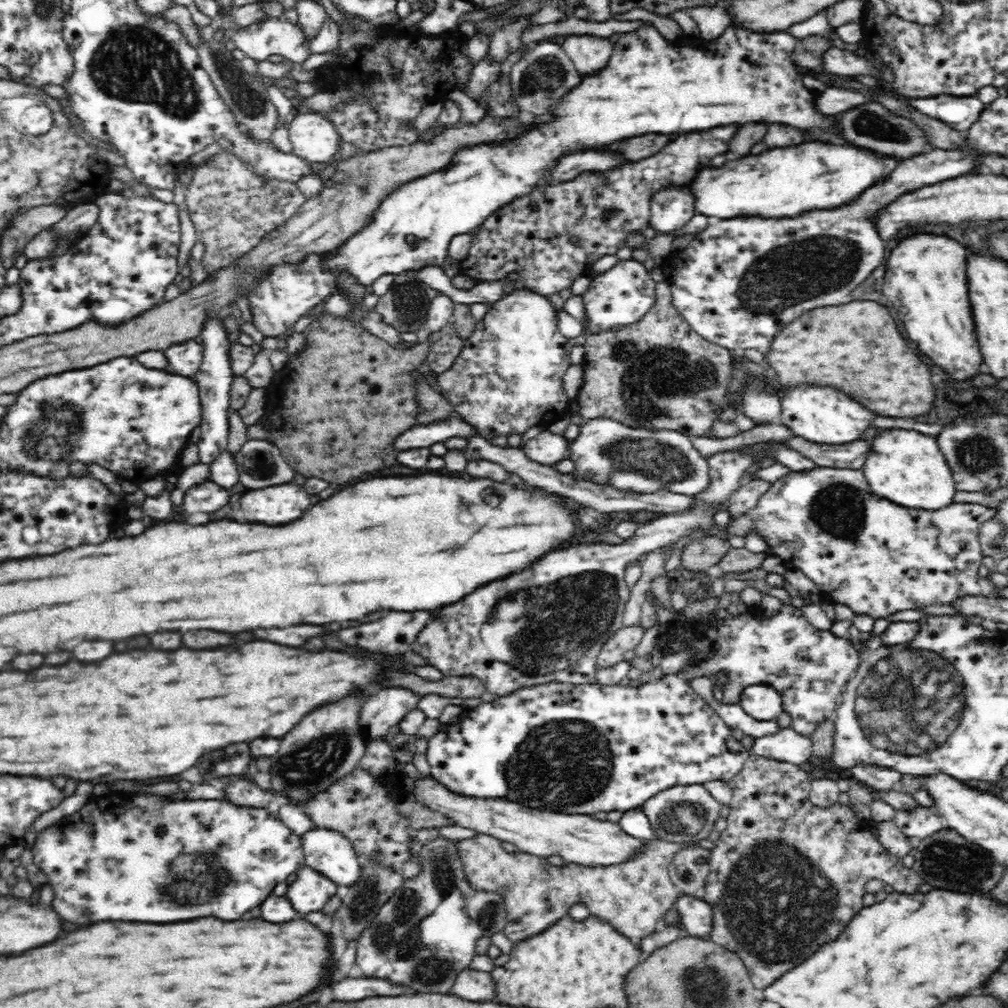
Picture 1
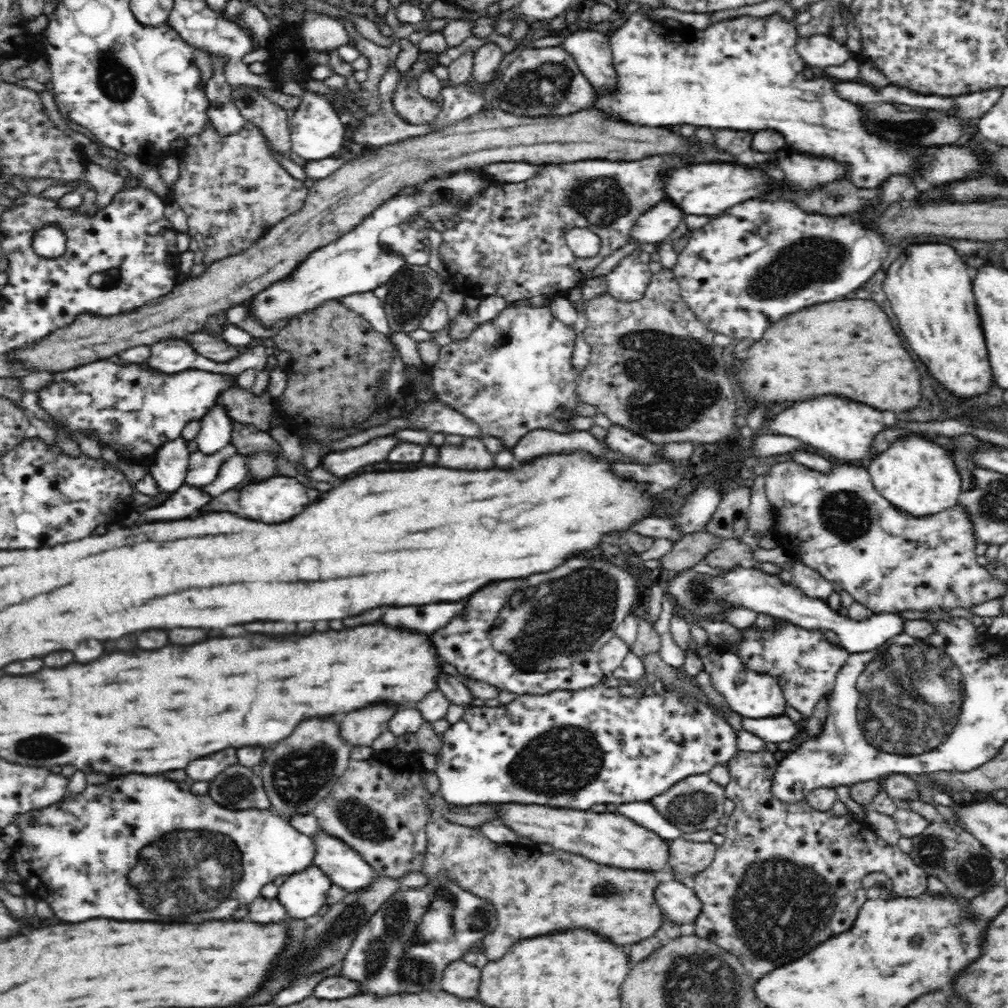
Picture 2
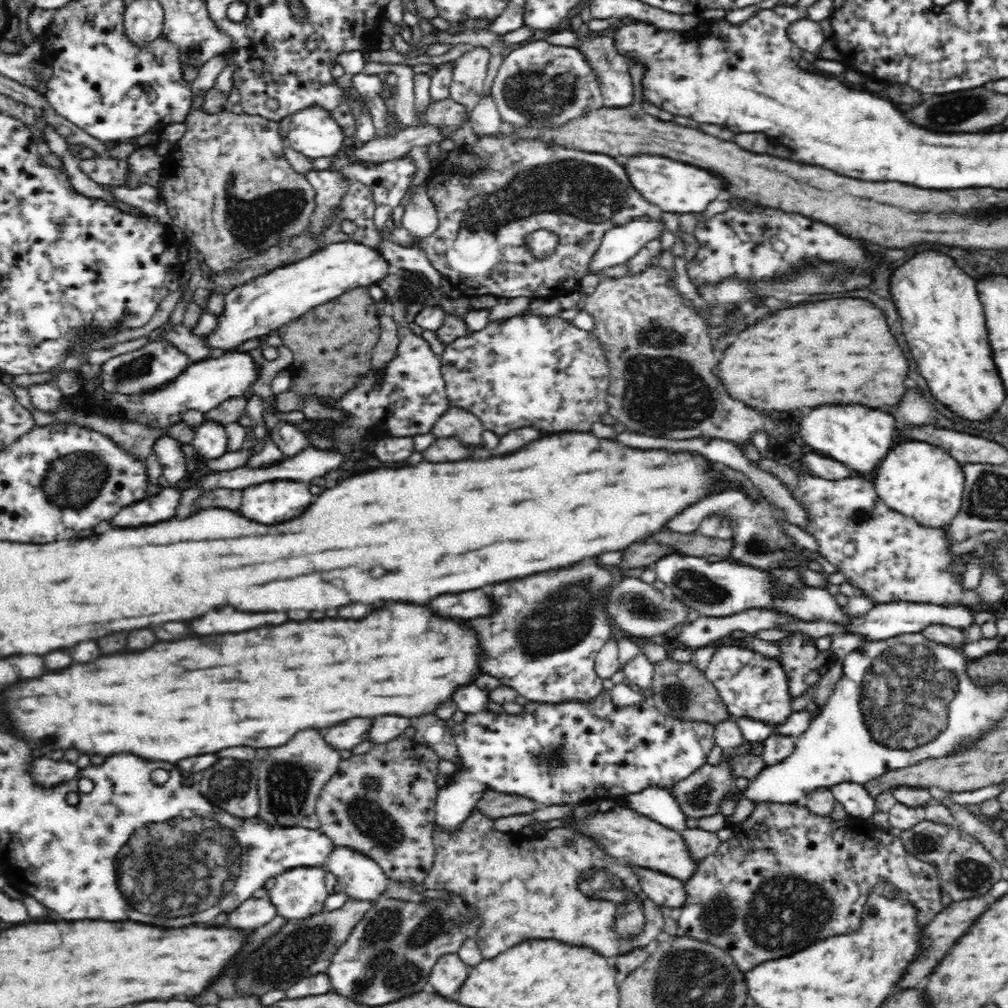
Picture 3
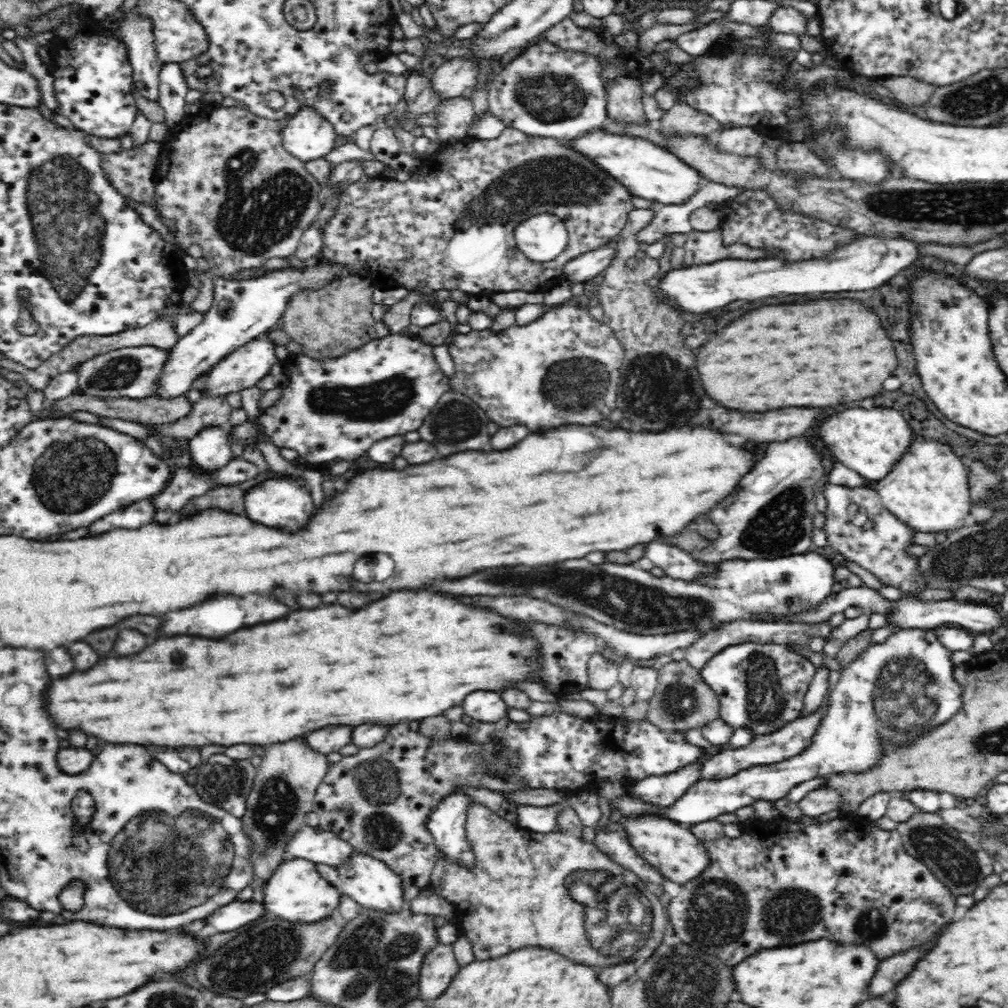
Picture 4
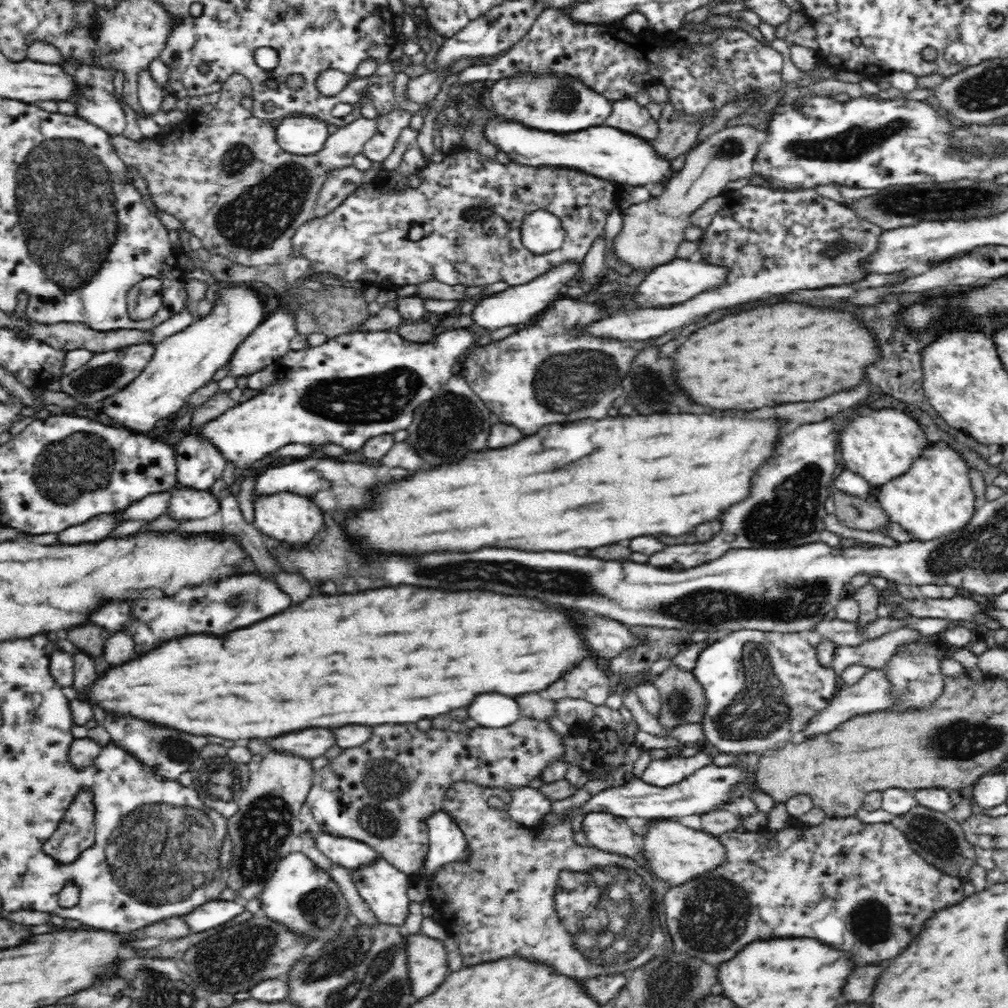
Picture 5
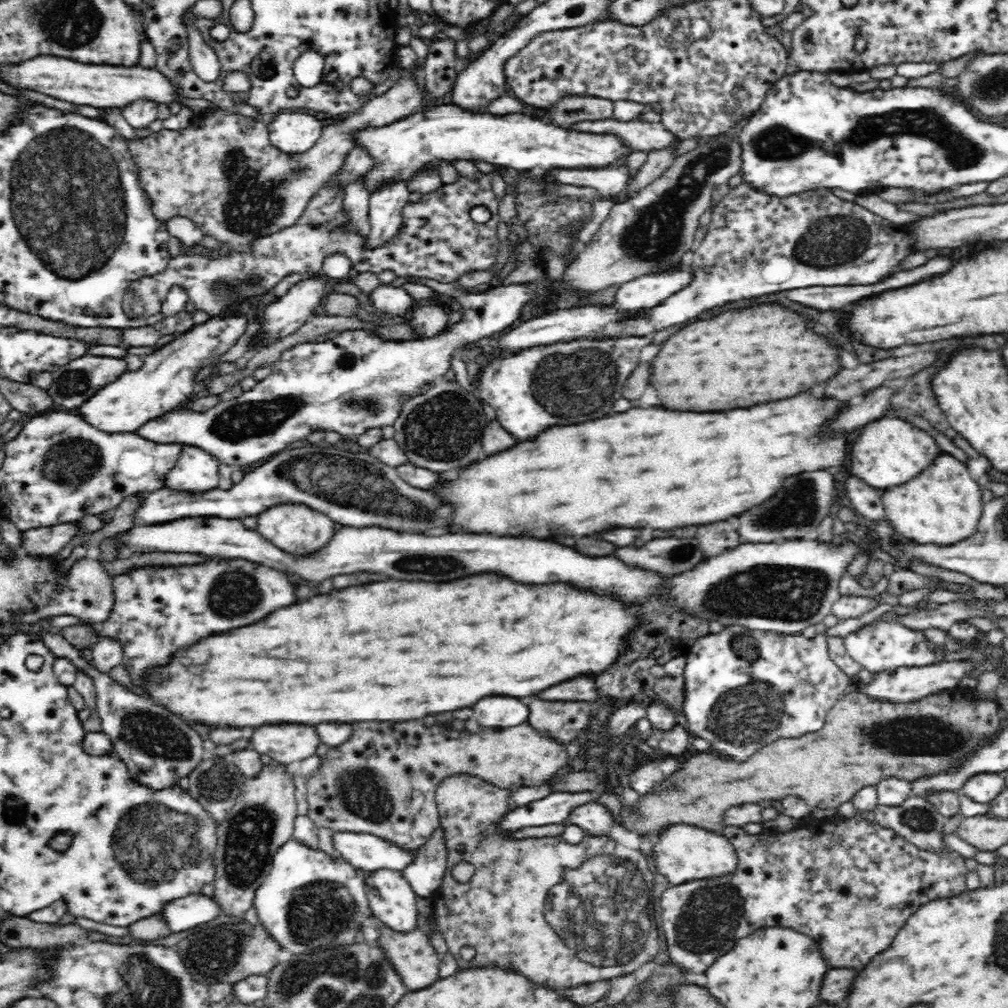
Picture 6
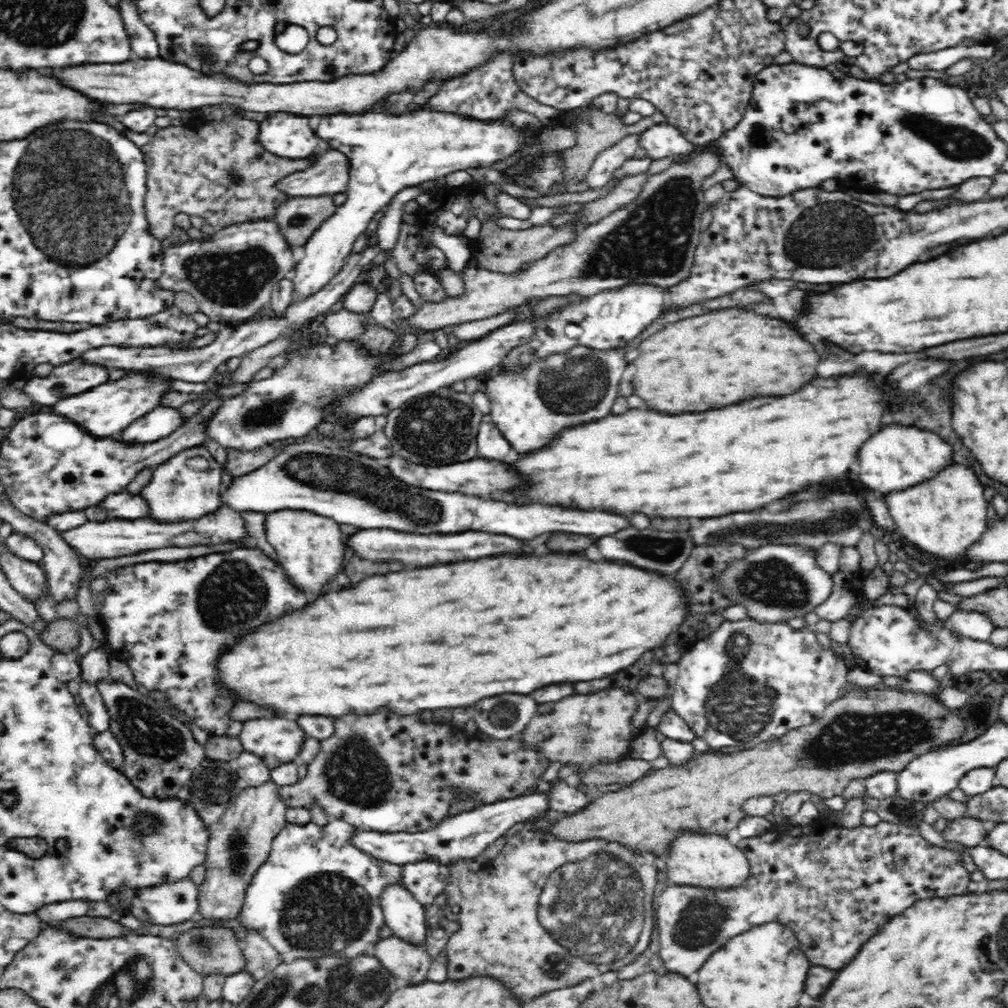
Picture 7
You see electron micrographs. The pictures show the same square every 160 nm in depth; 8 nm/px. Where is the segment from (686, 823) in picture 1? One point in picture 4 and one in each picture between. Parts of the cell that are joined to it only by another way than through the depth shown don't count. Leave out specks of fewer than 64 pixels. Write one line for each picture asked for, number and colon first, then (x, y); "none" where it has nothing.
2: (695, 803)
3: (698, 794)
4: (796, 736)

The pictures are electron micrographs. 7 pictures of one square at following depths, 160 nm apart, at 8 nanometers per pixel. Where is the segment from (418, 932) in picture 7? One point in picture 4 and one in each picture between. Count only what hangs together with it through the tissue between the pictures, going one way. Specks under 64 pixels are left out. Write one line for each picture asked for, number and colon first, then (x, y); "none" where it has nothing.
4: (369, 881)
5: (385, 888)
6: (393, 902)

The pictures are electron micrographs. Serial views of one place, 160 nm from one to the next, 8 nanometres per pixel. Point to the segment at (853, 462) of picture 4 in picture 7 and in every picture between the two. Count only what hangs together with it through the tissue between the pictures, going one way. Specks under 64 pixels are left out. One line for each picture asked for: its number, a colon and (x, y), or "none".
5: (881, 446)
6: (888, 452)
7: (896, 459)

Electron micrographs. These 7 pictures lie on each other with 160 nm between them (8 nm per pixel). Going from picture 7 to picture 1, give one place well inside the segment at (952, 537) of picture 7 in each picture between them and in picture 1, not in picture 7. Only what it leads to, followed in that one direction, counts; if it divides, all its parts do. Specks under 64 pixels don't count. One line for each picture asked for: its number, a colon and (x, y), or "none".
1: (908, 468)
2: (916, 476)
3: (920, 480)
4: (930, 491)
5: (935, 498)
6: (944, 506)

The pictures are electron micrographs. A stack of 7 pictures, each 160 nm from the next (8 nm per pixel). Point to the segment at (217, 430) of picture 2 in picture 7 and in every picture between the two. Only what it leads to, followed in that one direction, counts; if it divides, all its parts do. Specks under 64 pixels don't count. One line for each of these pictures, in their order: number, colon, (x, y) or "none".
3: (210, 441)
4: (209, 449)
5: (199, 464)
6: (196, 472)
7: (186, 486)

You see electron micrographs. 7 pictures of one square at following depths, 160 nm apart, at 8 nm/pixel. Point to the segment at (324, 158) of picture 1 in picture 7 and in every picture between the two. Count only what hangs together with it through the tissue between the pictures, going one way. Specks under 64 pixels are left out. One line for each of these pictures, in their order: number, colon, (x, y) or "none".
2: (317, 131)
3: (312, 132)
4: (307, 136)
5: (301, 135)
6: (292, 133)
7: (288, 136)

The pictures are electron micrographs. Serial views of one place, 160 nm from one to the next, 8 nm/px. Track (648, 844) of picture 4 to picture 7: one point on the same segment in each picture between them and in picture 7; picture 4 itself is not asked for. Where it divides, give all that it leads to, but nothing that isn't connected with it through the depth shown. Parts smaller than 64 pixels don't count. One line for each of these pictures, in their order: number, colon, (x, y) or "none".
5: (676, 853)
6: (686, 852)
7: (707, 861)

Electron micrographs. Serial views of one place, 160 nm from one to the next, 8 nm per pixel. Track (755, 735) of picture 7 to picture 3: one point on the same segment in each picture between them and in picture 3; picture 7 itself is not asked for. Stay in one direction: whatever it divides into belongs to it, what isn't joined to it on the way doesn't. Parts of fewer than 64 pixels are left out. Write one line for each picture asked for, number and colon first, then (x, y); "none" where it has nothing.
3: (751, 685)
4: (761, 687)
5: (761, 689)
6: (743, 689)

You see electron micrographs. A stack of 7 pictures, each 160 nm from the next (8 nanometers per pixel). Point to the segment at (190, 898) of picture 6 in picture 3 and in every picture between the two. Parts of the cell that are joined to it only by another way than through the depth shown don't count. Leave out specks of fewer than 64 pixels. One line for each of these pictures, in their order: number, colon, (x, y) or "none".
3: (252, 913)
4: (229, 916)
5: (212, 913)

